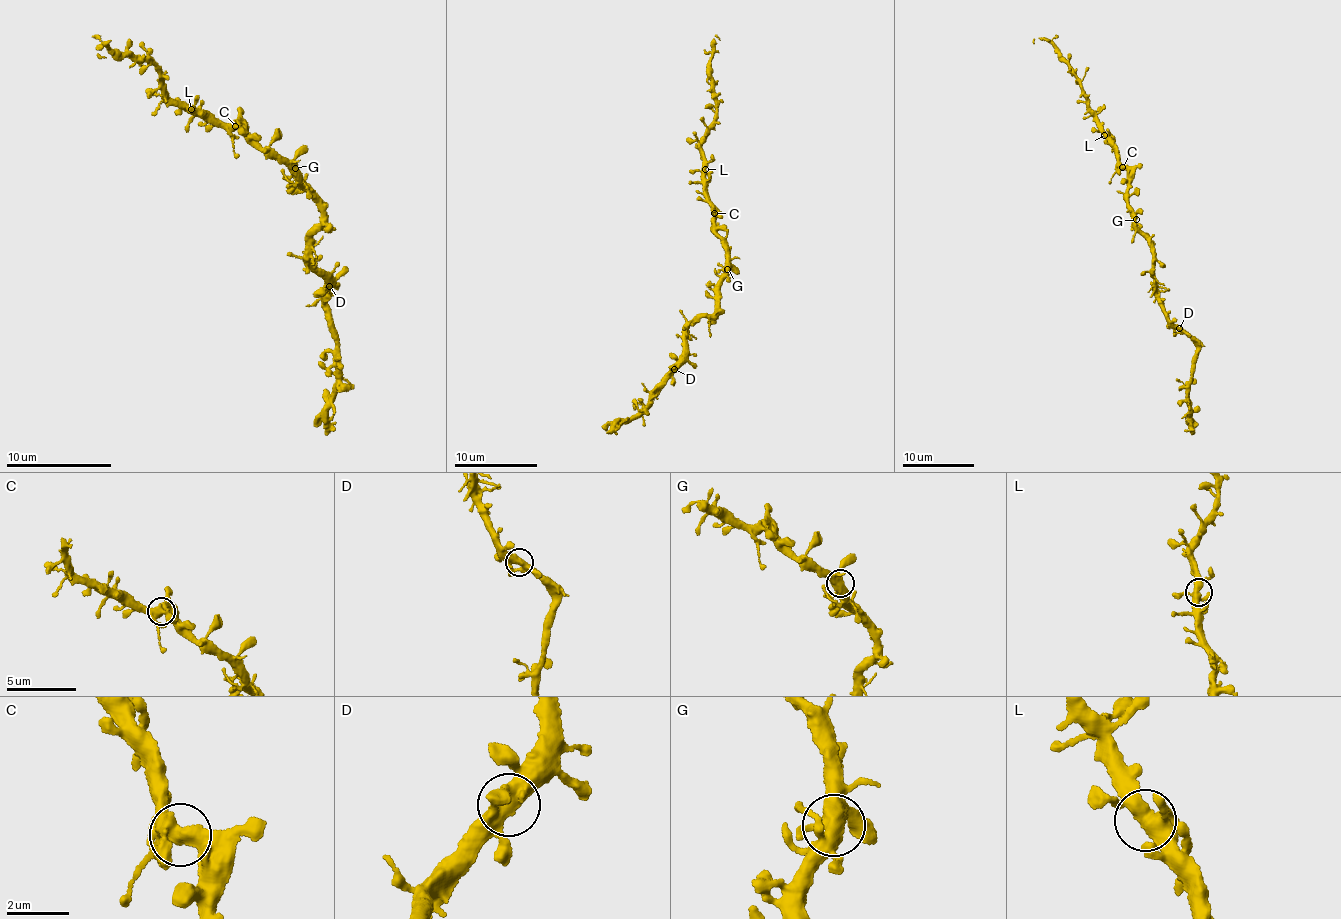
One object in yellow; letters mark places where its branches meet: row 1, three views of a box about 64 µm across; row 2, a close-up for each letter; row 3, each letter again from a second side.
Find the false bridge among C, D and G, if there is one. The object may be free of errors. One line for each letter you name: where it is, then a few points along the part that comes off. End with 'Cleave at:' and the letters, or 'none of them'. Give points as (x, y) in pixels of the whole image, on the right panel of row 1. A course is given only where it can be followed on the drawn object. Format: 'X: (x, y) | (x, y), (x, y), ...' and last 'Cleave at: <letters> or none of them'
Cleave at: none of them

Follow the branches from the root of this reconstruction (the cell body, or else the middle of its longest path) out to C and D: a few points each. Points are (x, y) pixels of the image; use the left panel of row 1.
C: (298, 178), (293, 165), (235, 127)
D: (298, 178), (303, 189), (321, 201), (321, 225), (312, 232), (309, 265), (329, 286)

